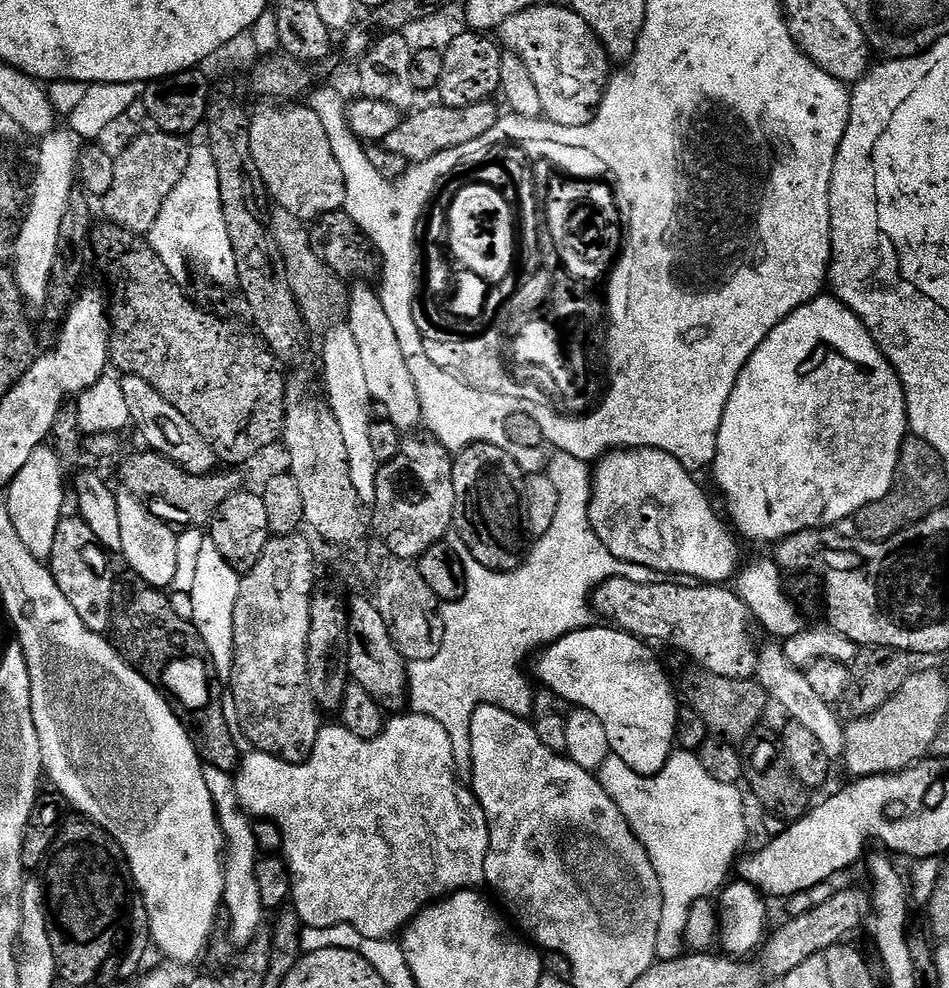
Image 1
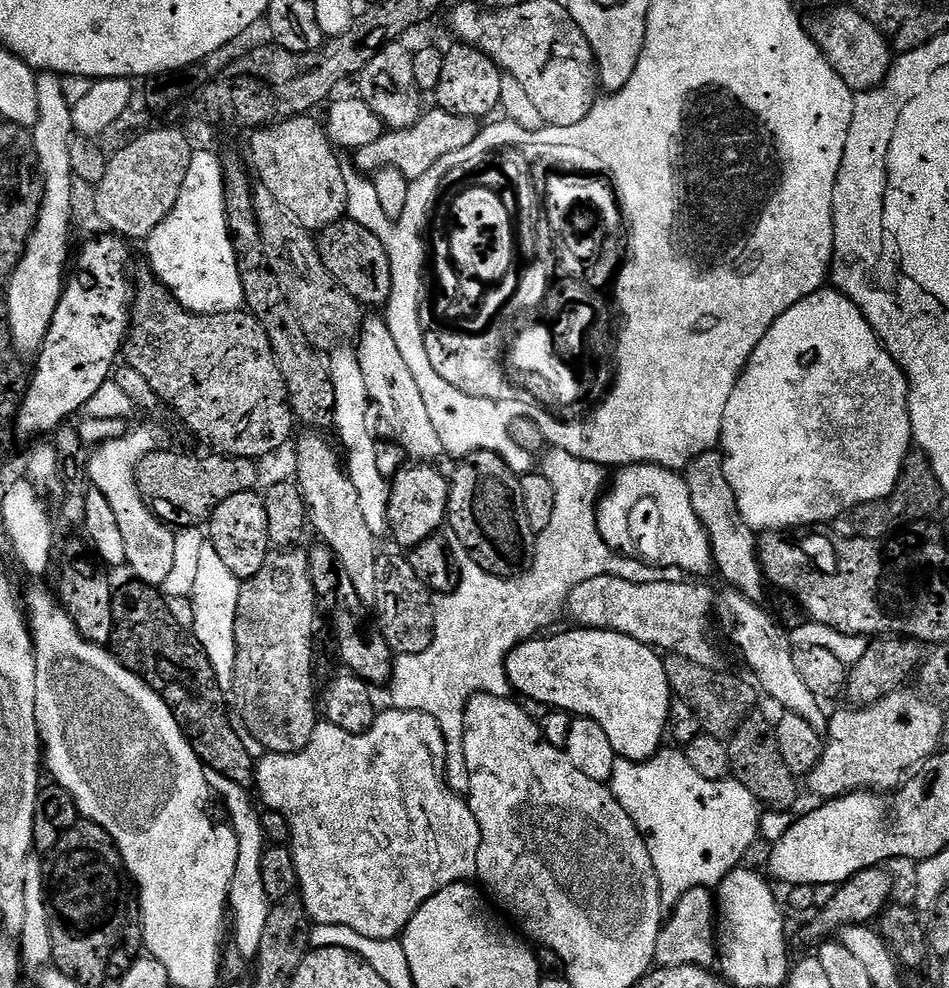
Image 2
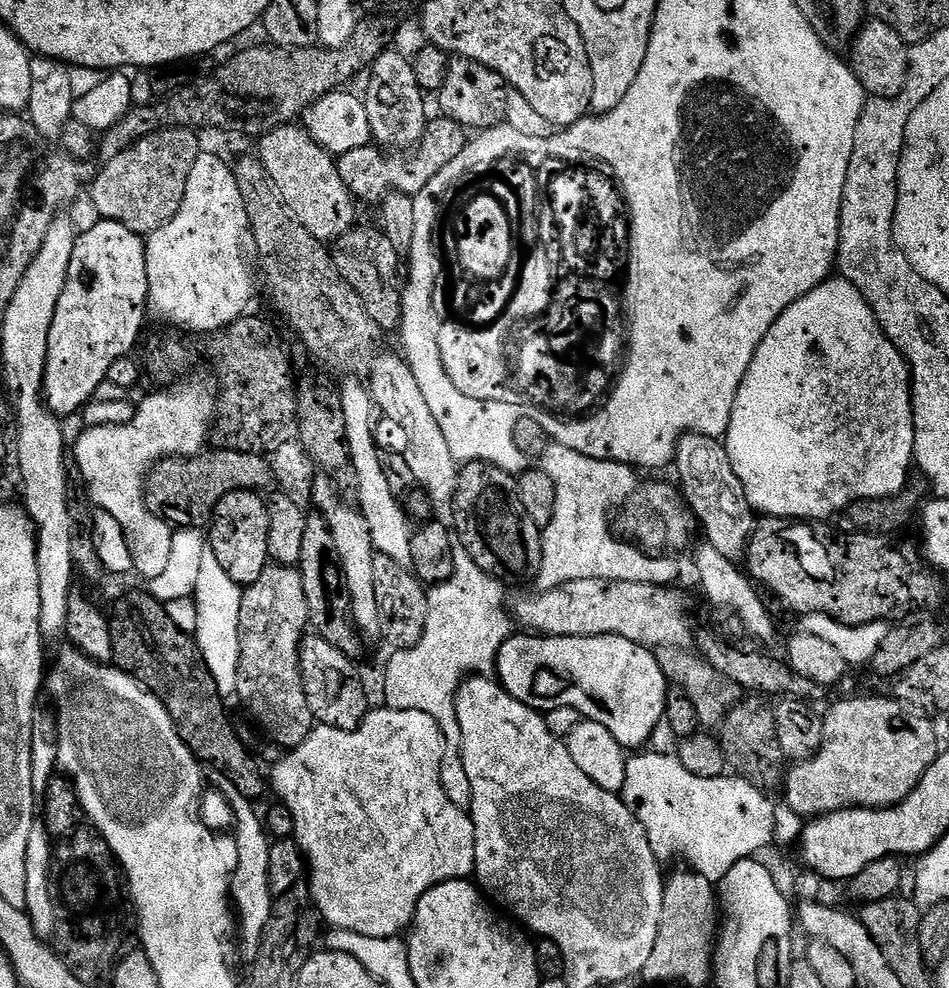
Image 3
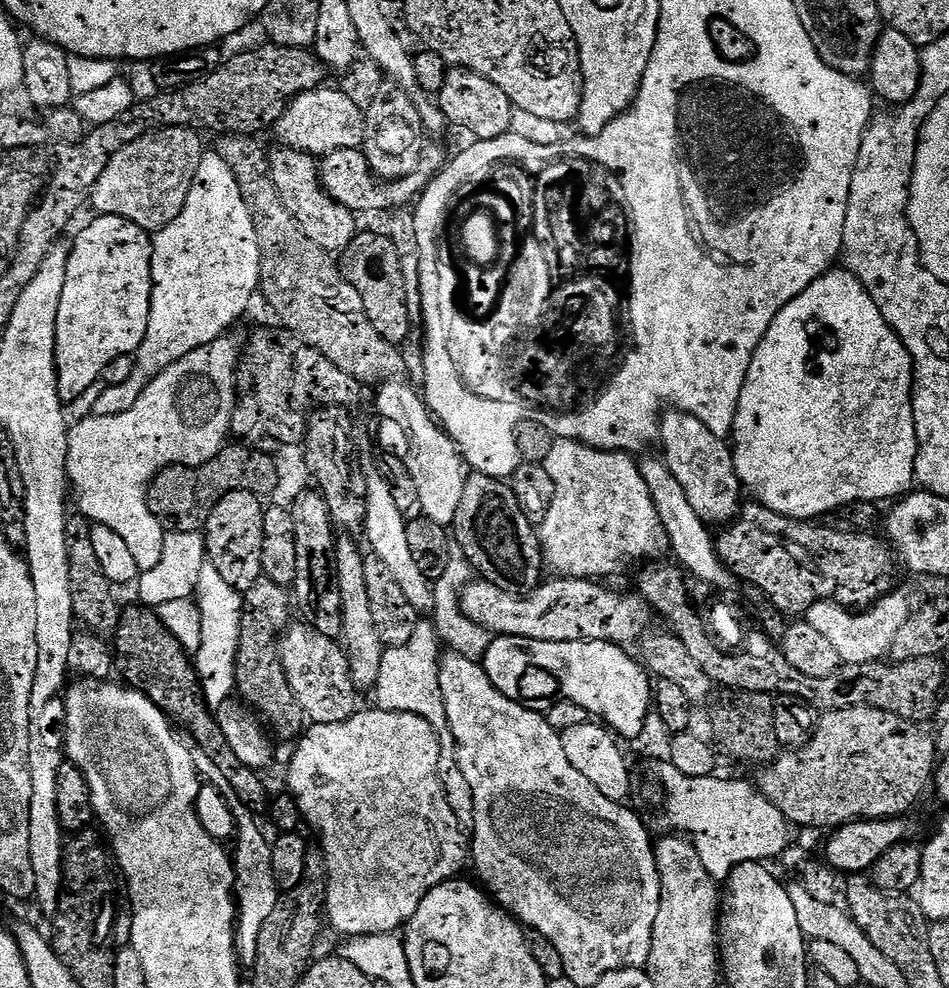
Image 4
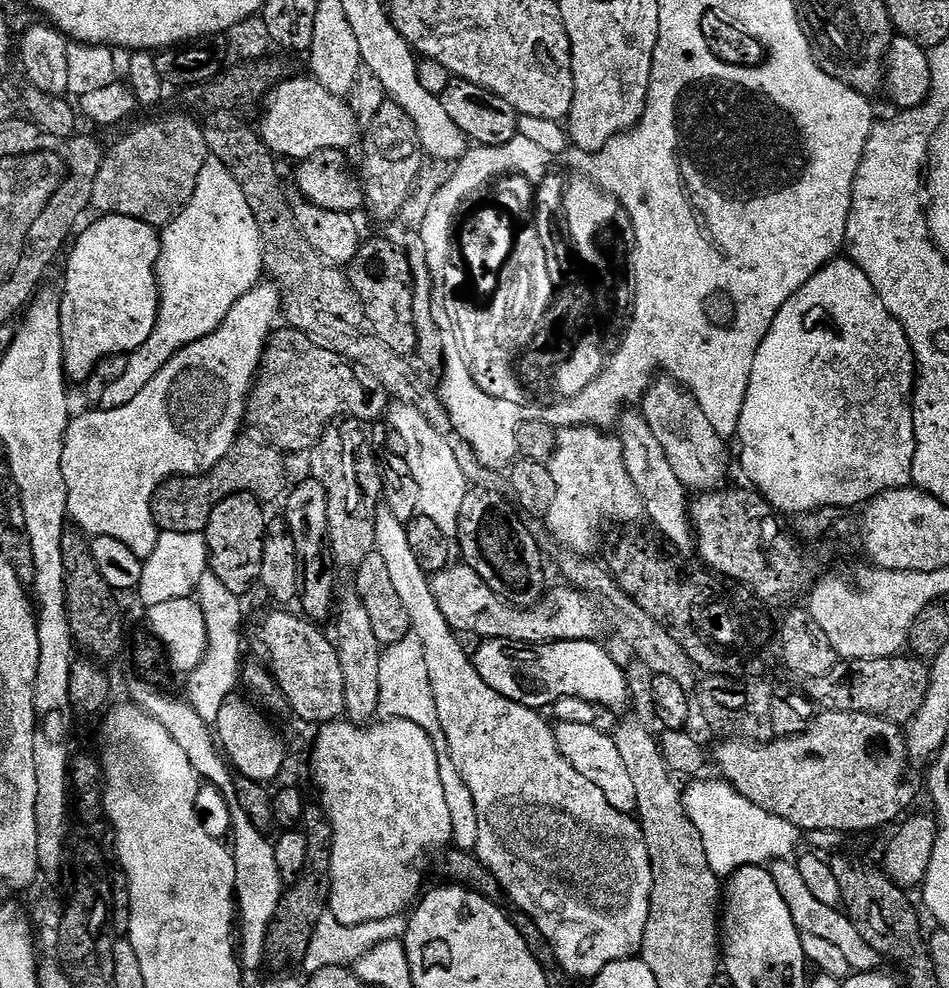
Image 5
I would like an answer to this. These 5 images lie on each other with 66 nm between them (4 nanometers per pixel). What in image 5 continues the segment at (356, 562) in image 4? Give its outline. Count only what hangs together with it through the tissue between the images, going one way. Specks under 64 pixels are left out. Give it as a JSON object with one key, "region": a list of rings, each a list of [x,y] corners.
{"region":[[[348,590],[344,597],[339,597],[336,616],[336,634],[334,643],[338,654],[338,662],[342,666],[343,689],[345,690],[345,708],[347,719],[361,726],[377,719],[378,706],[378,666],[382,645],[374,634],[374,626],[370,626],[370,614],[366,614],[366,606],[362,606],[355,591]]]}

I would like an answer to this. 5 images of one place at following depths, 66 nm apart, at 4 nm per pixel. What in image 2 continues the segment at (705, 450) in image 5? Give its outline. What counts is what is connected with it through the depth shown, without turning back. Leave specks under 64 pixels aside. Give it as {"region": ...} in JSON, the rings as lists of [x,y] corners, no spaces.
{"region":[[[713,450],[696,456],[688,463],[686,479],[690,490],[690,502],[694,502],[694,514],[698,514],[698,518],[704,523],[704,529],[708,532],[712,559],[718,572],[720,568],[731,589],[741,592],[751,600],[763,601],[766,581],[760,568],[758,536],[738,510],[734,490],[730,490],[730,482],[726,482],[721,453]]]}

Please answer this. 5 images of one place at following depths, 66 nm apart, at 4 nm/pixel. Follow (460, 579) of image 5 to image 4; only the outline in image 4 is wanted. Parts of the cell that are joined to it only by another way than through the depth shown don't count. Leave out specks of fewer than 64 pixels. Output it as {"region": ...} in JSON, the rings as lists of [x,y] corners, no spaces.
{"region":[[[476,578],[460,590],[460,611],[470,622],[496,636],[534,638],[538,642],[605,640],[628,646],[649,631],[654,611],[635,591],[615,592],[592,578],[552,578],[523,596],[498,590],[490,582]]]}

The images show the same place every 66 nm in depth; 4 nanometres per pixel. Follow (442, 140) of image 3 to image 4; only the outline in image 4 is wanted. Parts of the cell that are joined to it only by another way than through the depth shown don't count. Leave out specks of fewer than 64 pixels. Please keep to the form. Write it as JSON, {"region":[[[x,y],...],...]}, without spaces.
{"region":[[[428,142],[425,143],[418,166],[401,180],[381,180],[373,176],[368,160],[360,148],[332,151],[321,159],[318,167],[321,184],[340,205],[346,206],[351,212],[357,214],[384,211],[387,213],[389,210],[403,209],[411,205],[423,192],[428,181],[434,179],[443,170],[449,159],[450,152],[447,152],[442,145]]]}

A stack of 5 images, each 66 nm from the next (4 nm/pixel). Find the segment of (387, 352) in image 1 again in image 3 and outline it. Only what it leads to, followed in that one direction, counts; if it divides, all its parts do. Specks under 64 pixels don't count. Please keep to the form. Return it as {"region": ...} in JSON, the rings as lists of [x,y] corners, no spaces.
{"region":[[[377,355],[372,362],[370,373],[370,391],[377,409],[380,408],[404,431],[408,439],[408,445],[402,448],[403,456],[413,471],[415,483],[426,493],[433,505],[451,505],[453,496],[456,495],[456,477],[458,475],[458,463],[454,454],[450,454],[450,446],[434,414],[430,414],[430,406],[426,406],[426,398],[422,398],[422,390],[418,387],[418,381],[410,370],[408,361],[403,355],[384,356]]]}

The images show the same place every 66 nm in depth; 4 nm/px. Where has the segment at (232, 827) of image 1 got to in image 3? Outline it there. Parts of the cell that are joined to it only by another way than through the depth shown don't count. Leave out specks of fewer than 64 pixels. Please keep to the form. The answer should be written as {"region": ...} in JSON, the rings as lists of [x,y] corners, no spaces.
{"region":[[[209,771],[206,780],[211,787],[213,784],[224,795],[224,800],[228,803],[233,818],[236,819],[234,839],[238,850],[238,866],[232,875],[230,896],[234,901],[235,911],[238,913],[238,928],[244,931],[245,961],[251,962],[256,959],[258,954],[262,930],[266,926],[266,918],[270,918],[270,910],[274,899],[270,890],[270,877],[266,875],[270,871],[270,846],[272,840],[268,835],[261,813],[260,816],[256,813],[257,805],[242,794],[238,794],[238,786],[234,786],[234,782],[230,782],[230,778],[226,778],[226,774]]]}

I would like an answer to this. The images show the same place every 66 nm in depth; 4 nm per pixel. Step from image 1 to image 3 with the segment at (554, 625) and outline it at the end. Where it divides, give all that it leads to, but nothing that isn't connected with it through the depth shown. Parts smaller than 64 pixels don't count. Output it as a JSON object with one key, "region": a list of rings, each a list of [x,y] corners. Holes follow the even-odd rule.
{"region":[[[549,442],[538,464],[550,474],[558,498],[554,502],[554,518],[550,518],[550,526],[542,530],[542,566],[534,580],[537,589],[556,588],[571,580],[595,576],[639,578],[647,584],[665,586],[677,583],[680,568],[674,561],[667,560],[664,554],[649,554],[635,543],[618,538],[613,525],[612,528],[608,525],[612,508],[619,509],[636,491],[637,469],[622,462],[586,458],[586,454],[578,454],[578,450],[555,442]],[[456,546],[454,547],[454,572],[450,579],[444,580],[441,584],[433,584],[431,587],[427,589],[428,593],[428,613],[426,614],[426,624],[424,626],[424,633],[422,634],[422,638],[413,646],[413,648],[402,648],[391,653],[392,657],[388,660],[388,665],[384,668],[384,700],[383,703],[390,708],[397,708],[398,710],[422,710],[422,714],[430,714],[430,718],[434,718],[434,722],[438,722],[438,730],[442,734],[442,738],[444,739],[444,753],[442,754],[442,770],[440,771],[441,781],[449,782],[448,780],[458,780],[458,782],[466,781],[466,766],[462,762],[462,758],[460,757],[460,731],[458,730],[458,716],[456,714],[456,691],[459,690],[460,685],[462,683],[462,678],[467,677],[469,674],[488,674],[495,669],[496,666],[496,658],[498,656],[498,650],[500,647],[506,643],[508,637],[513,635],[514,632],[514,620],[511,615],[506,611],[506,604],[504,608],[504,591],[506,591],[505,585],[501,583],[501,581],[493,580],[491,576],[486,575],[484,571],[473,562],[470,558],[470,554],[466,554],[466,550],[462,547]]]}

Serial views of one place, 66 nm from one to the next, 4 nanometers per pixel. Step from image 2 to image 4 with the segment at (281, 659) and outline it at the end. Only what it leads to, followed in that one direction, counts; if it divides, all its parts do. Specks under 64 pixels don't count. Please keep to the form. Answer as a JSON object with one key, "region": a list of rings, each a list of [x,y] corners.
{"region":[[[262,578],[251,590],[243,593],[244,612],[240,615],[240,649],[236,651],[236,692],[249,708],[255,710],[262,717],[263,723],[277,737],[295,741],[305,731],[306,717],[302,706],[296,703],[286,678],[286,670],[280,661],[280,638],[288,628],[294,616],[294,604],[290,599],[290,592],[283,584],[276,584],[267,578]]]}

